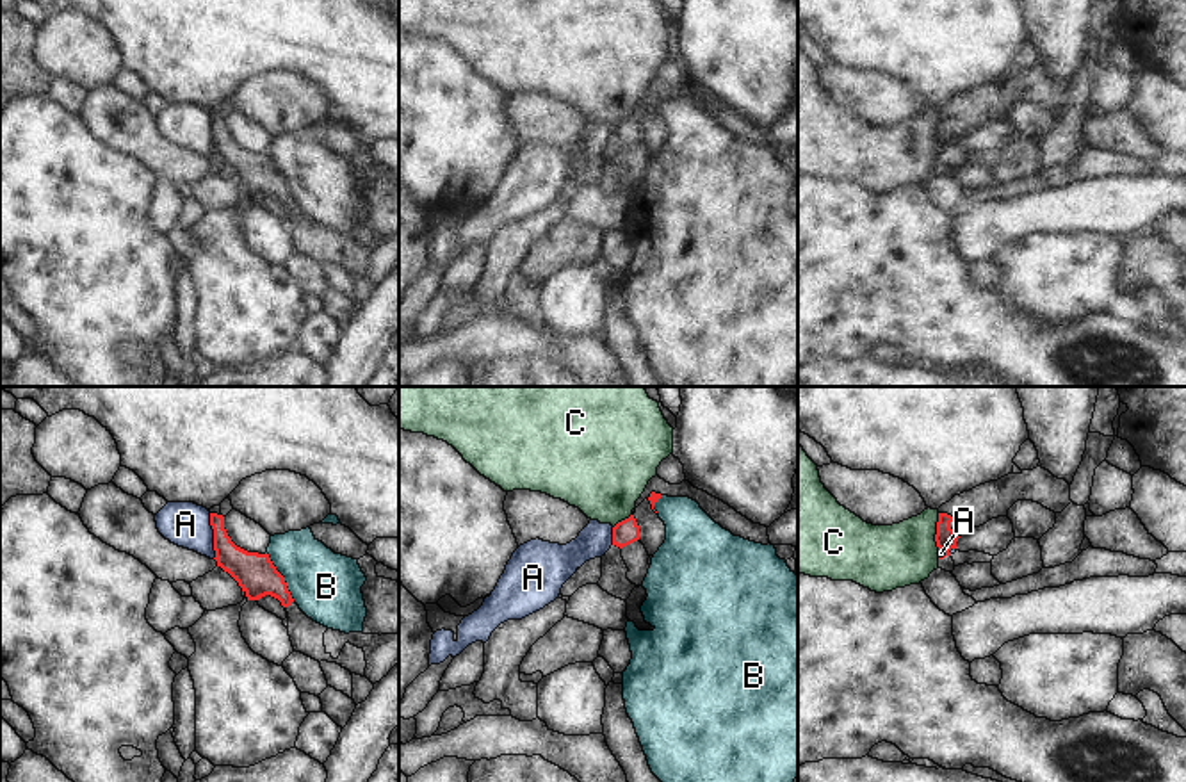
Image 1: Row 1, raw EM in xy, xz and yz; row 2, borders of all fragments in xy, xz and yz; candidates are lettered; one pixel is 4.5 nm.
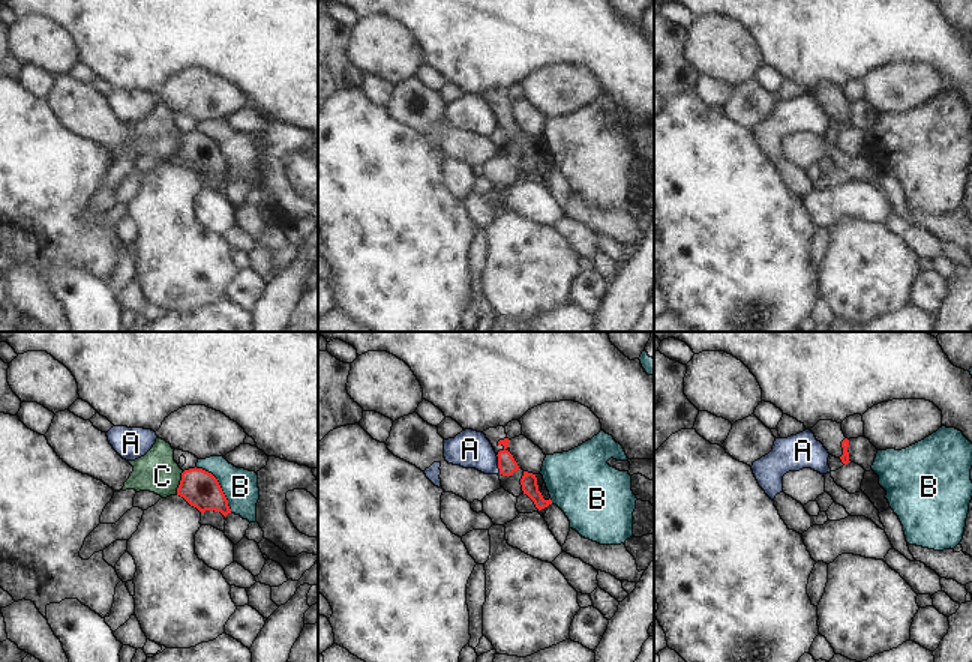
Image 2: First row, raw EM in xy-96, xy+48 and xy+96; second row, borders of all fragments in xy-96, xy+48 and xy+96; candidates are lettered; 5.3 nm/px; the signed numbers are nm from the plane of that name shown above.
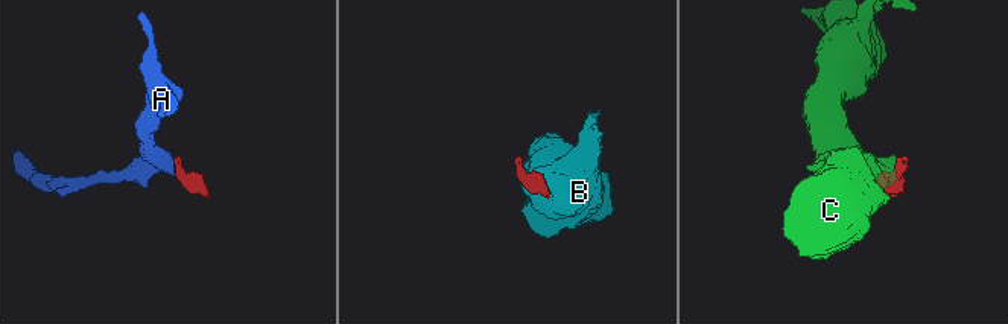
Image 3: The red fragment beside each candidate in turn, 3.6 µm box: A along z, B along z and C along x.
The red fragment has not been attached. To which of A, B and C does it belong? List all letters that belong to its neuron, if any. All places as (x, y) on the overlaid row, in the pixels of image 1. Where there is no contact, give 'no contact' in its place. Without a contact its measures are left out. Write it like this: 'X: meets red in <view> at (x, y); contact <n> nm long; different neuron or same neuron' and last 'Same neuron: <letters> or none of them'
A: meets red in xy at (214, 537); contact 200 nm long; different neuron
B: meets red in xy at (284, 578); contact 260 nm long; different neuron
C: meets red in yz at (937, 531); contact 170 nm long; different neuron
Same neuron: none of them

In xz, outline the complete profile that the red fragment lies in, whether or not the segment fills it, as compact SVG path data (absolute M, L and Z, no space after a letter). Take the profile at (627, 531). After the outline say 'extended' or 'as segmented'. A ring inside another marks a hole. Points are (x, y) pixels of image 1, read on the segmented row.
M634 515L618 522L613 527L613 545L623 549L638 540L639 540L639 525L638 525Z; as segmented

